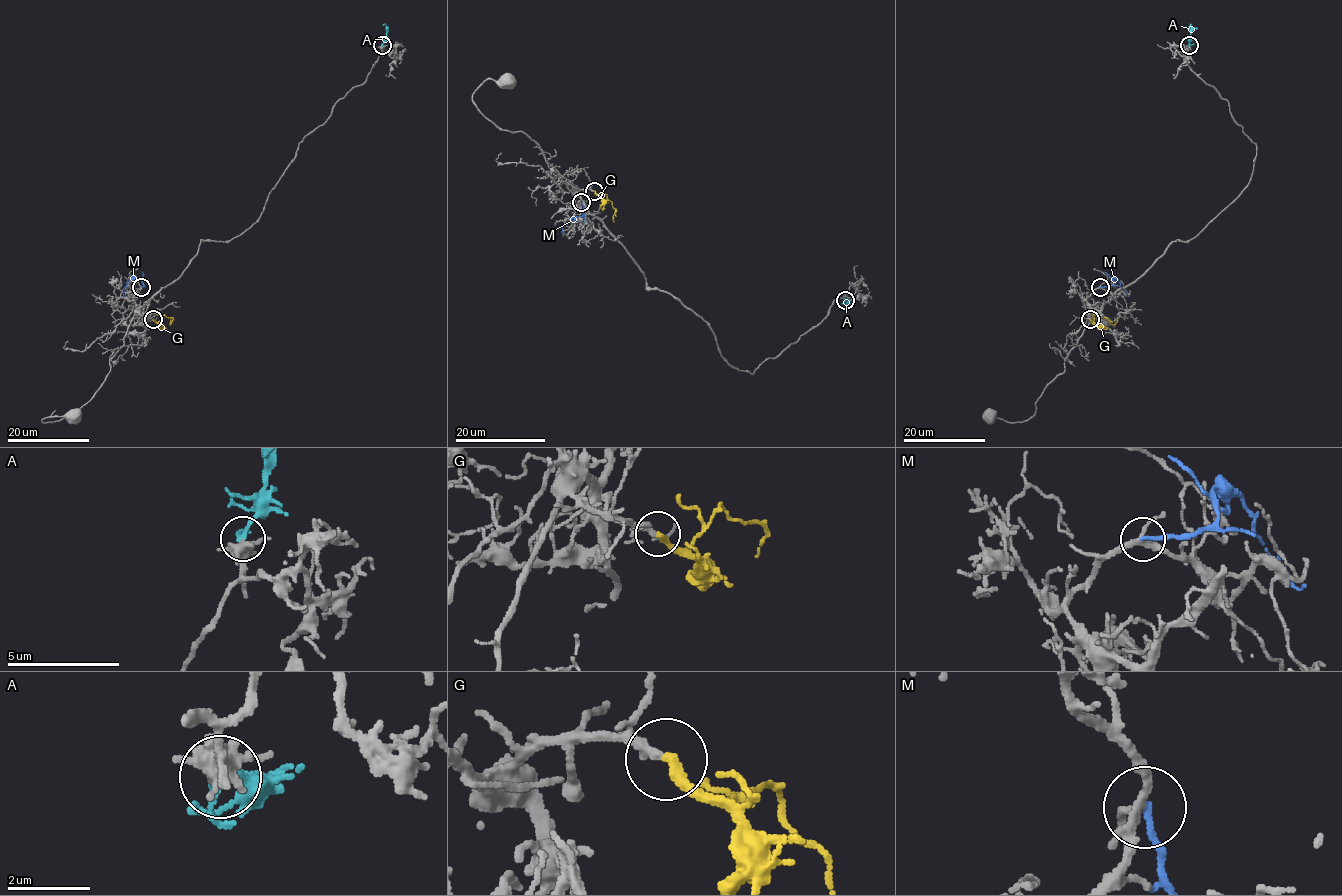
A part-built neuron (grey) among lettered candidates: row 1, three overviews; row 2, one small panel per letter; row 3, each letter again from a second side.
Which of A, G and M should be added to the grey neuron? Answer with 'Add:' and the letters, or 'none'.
Add: A, G

